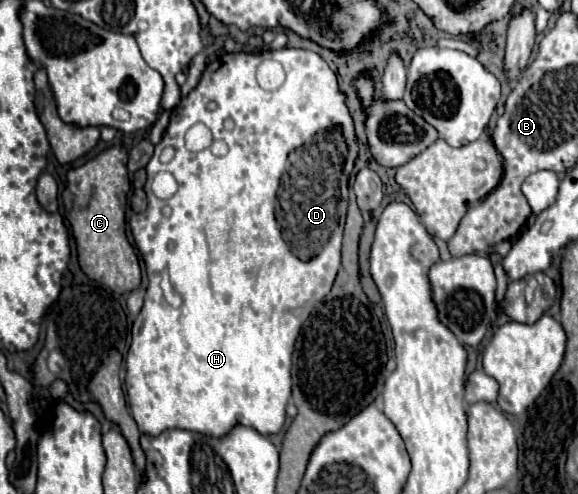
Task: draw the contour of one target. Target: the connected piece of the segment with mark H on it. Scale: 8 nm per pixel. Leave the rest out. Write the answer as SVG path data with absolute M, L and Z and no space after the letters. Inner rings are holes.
M282 48L282 50L274 50L274 52L266 52L266 54L246 54L246 52L232 52L232 54L222 54L220 58L208 62L198 86L188 94L188 96L182 96L180 104L174 108L174 118L170 118L170 124L160 140L160 144L156 146L154 150L154 156L150 158L150 162L146 164L146 172L148 172L148 180L146 180L146 194L148 194L148 208L146 212L142 214L134 214L130 218L130 228L132 228L132 236L134 236L134 242L146 262L146 274L148 274L148 288L146 288L146 296L144 296L144 306L140 310L140 314L136 316L134 324L132 324L132 342L130 342L130 350L128 350L128 356L126 356L126 392L128 392L128 404L132 402L132 418L134 422L138 424L138 430L142 434L150 434L150 436L158 436L162 430L168 430L168 428L184 428L184 430L194 430L194 432L202 432L202 434L210 434L210 436L224 436L228 434L228 430L236 424L244 424L244 426L250 426L254 430L258 430L260 434L276 434L280 432L280 428L284 426L284 420L286 420L286 404L290 400L290 366L292 366L292 350L294 350L294 342L298 338L298 332L300 332L304 320L308 320L314 310L314 306L330 292L332 284L334 284L334 278L336 278L336 272L340 268L340 232L336 232L328 244L318 252L318 256L310 258L308 262L296 258L288 244L282 240L282 234L280 234L280 228L278 228L278 222L276 222L276 216L274 216L274 204L276 204L276 190L278 190L278 184L280 184L280 176L284 174L286 170L286 162L288 162L288 154L308 142L312 142L314 134L318 130L326 130L334 124L340 124L344 128L344 138L348 140L348 148L350 148L350 154L358 154L359 146L354 132L354 122L352 122L352 116L344 104L344 94L338 90L338 82L336 82L336 74L328 68L328 64L314 52L310 50L300 50L300 48ZM264 58L274 58L278 60L284 70L286 70L286 82L282 84L282 88L278 90L262 90L256 82L256 68L258 64L264 60ZM208 102L216 102L216 108L210 110L208 108ZM194 122L202 122L202 124L208 124L208 128L212 130L212 136L214 140L222 140L226 142L228 146L228 152L224 156L214 156L210 150L202 150L202 152L188 152L184 148L184 132L194 124ZM226 122L232 122L230 126L226 126ZM164 146L172 146L176 150L176 156L168 162L168 164L162 164L158 160L160 152ZM162 170L168 170L178 184L178 192L168 198L168 200L160 200L156 198L152 192L150 192L150 182L152 178L162 172ZM168 270L170 274L170 282L188 282L188 292L182 292L182 306L180 308L172 308L166 300L164 300L164 294L162 294L162 288L160 288L160 276L162 272Z

